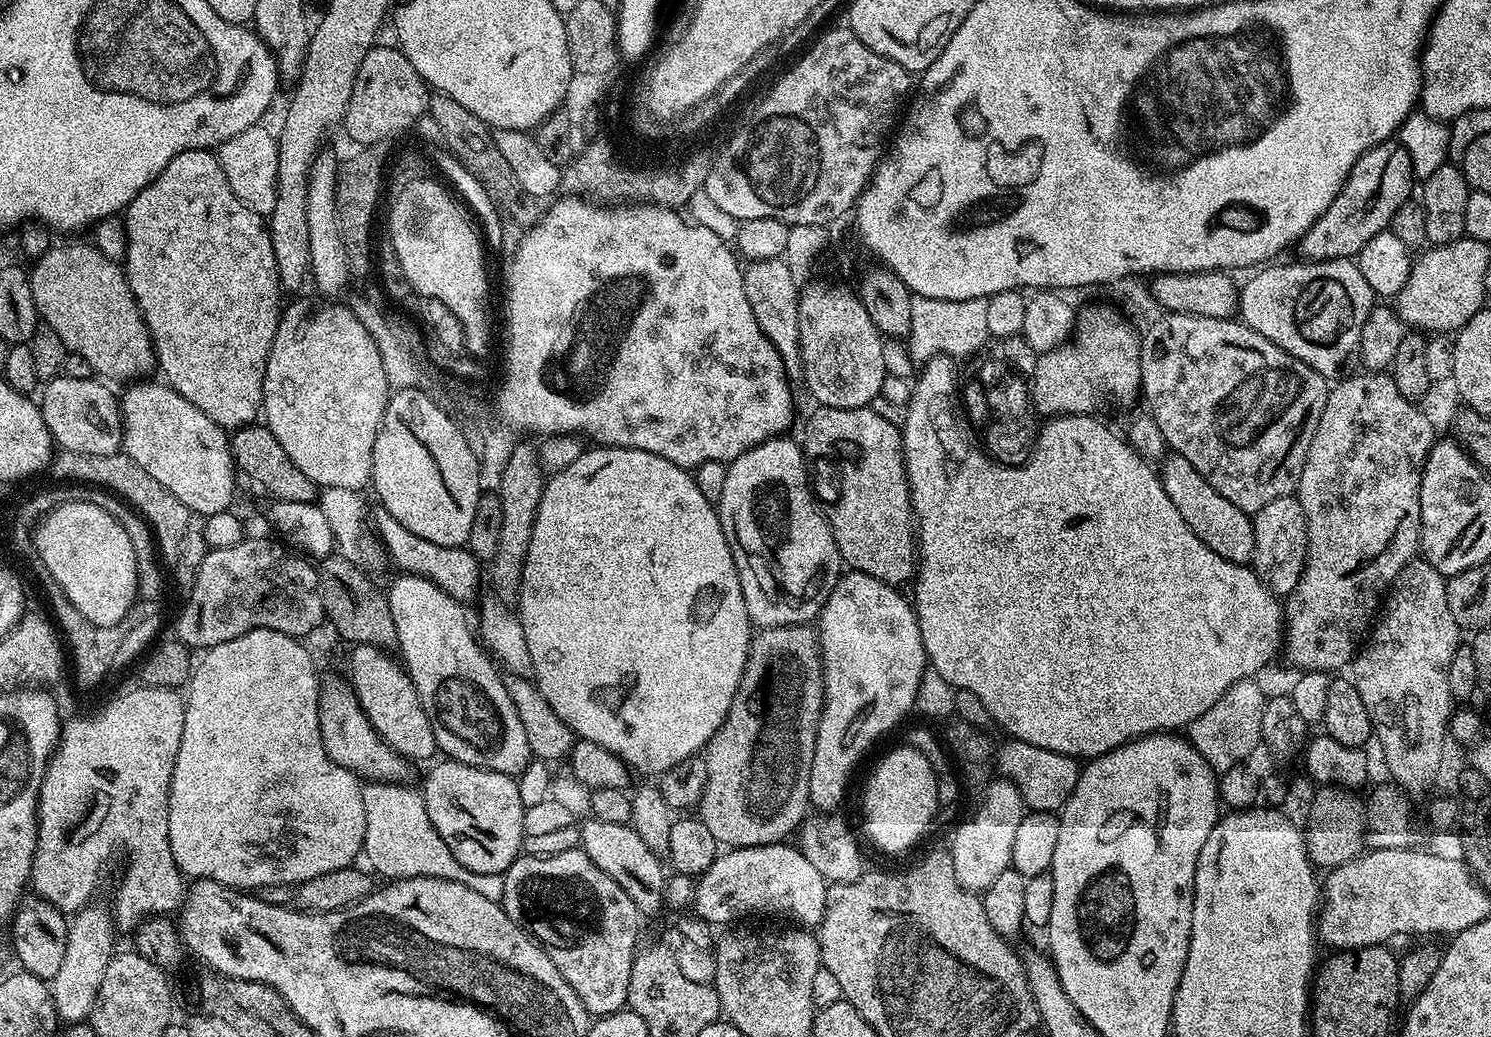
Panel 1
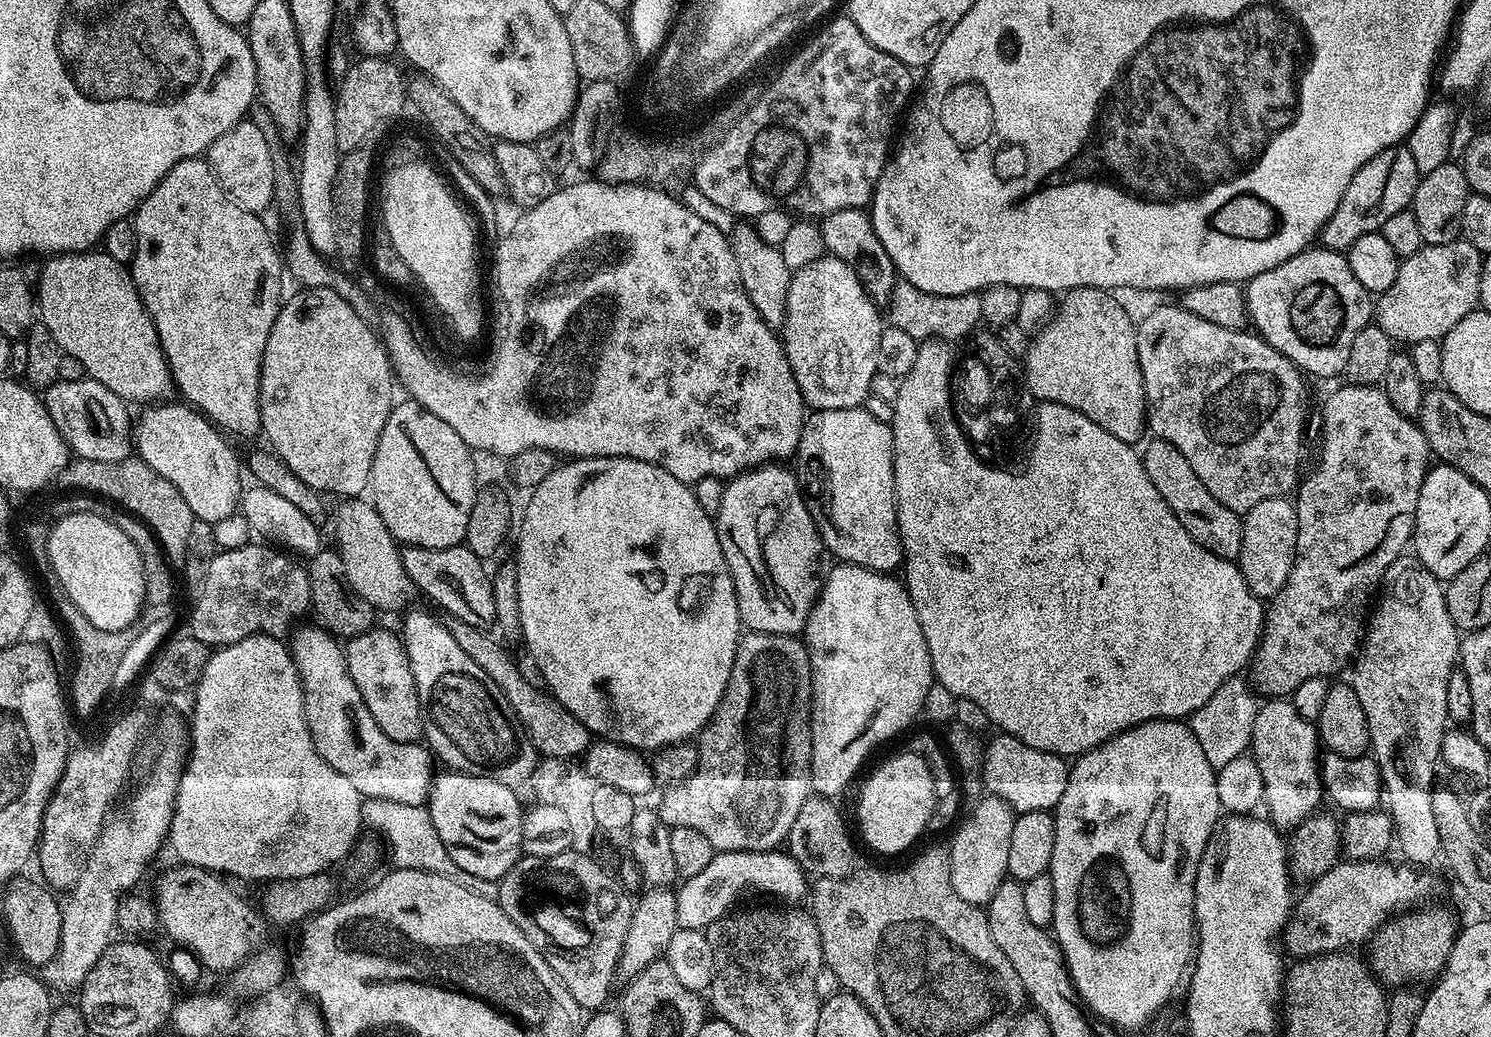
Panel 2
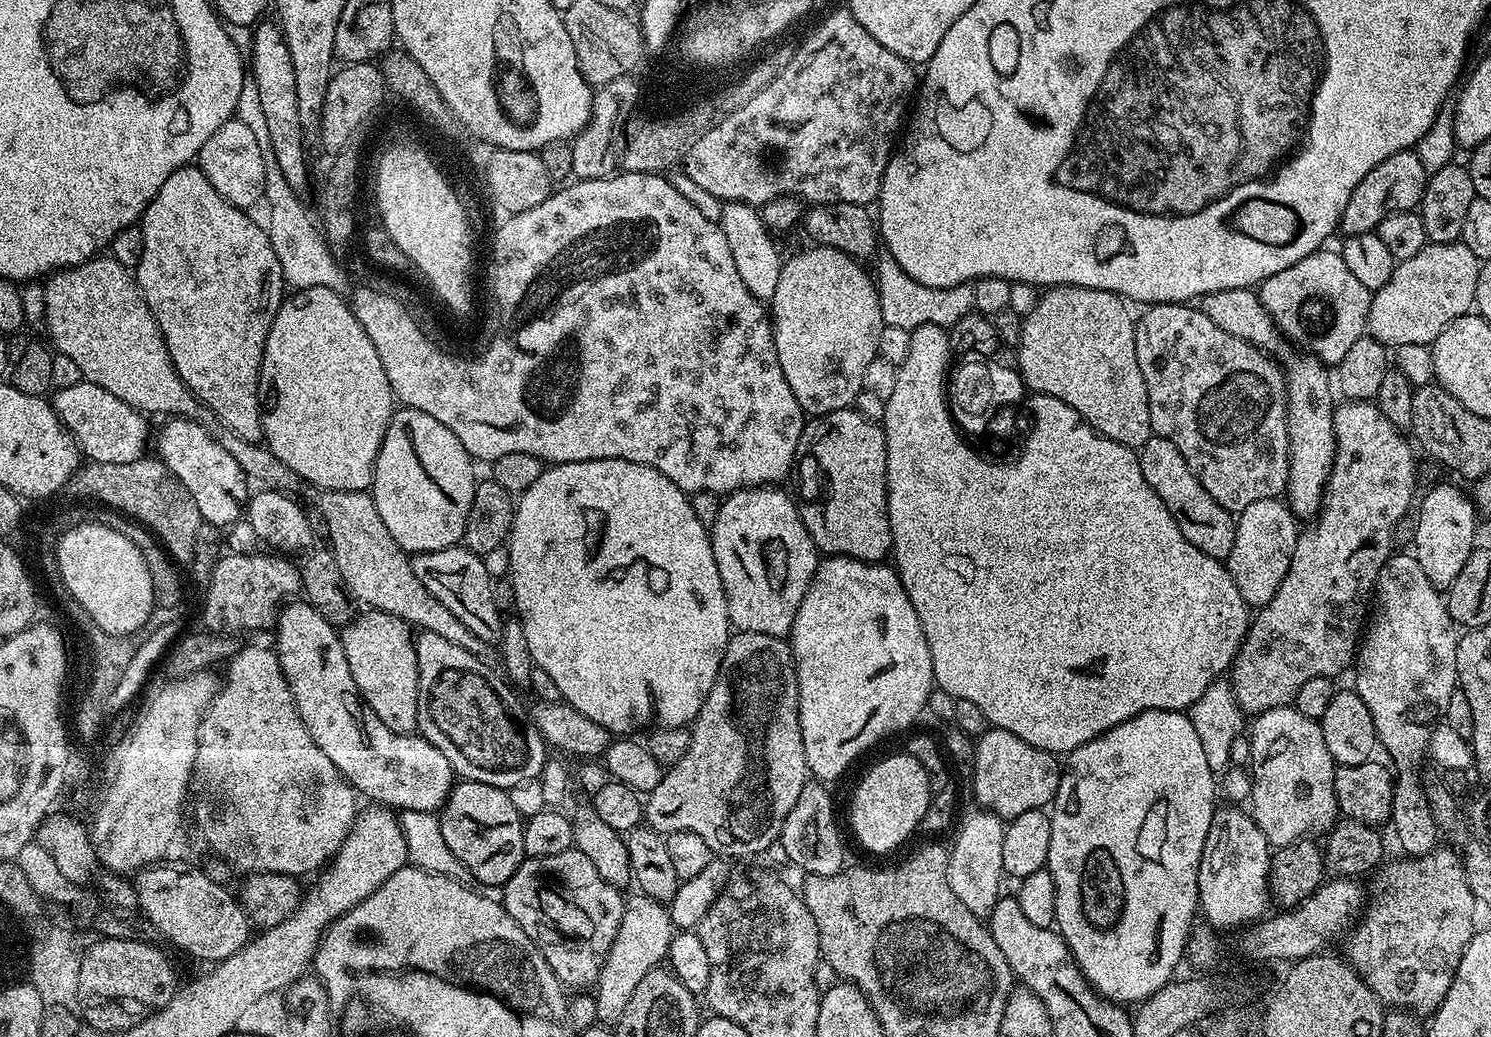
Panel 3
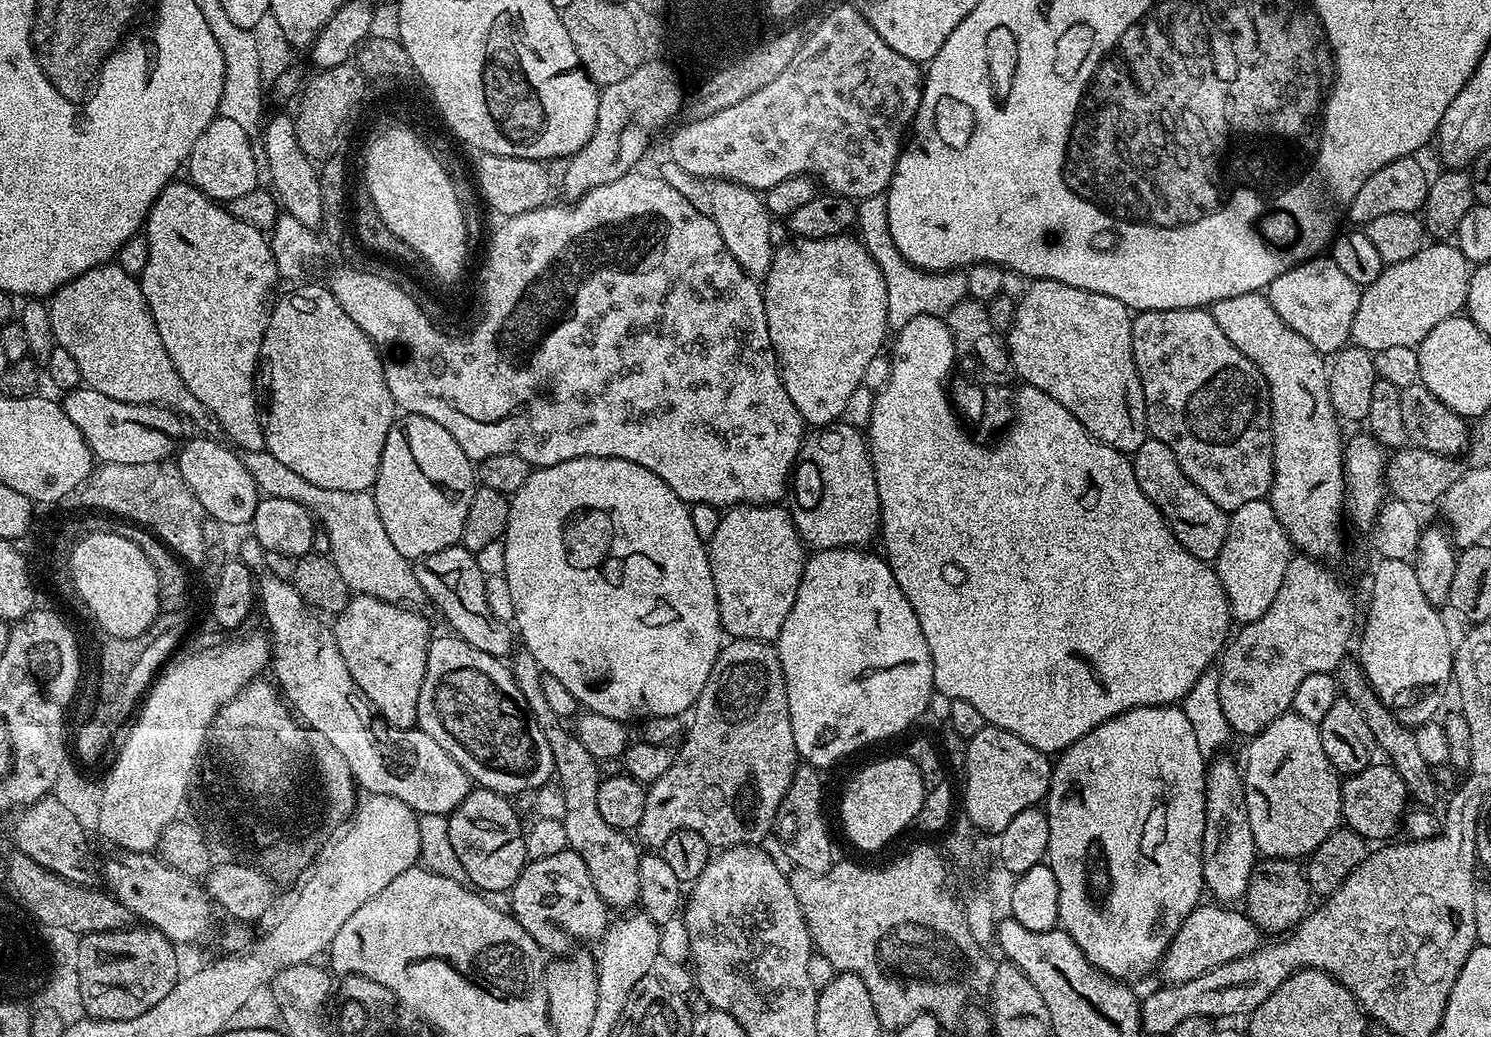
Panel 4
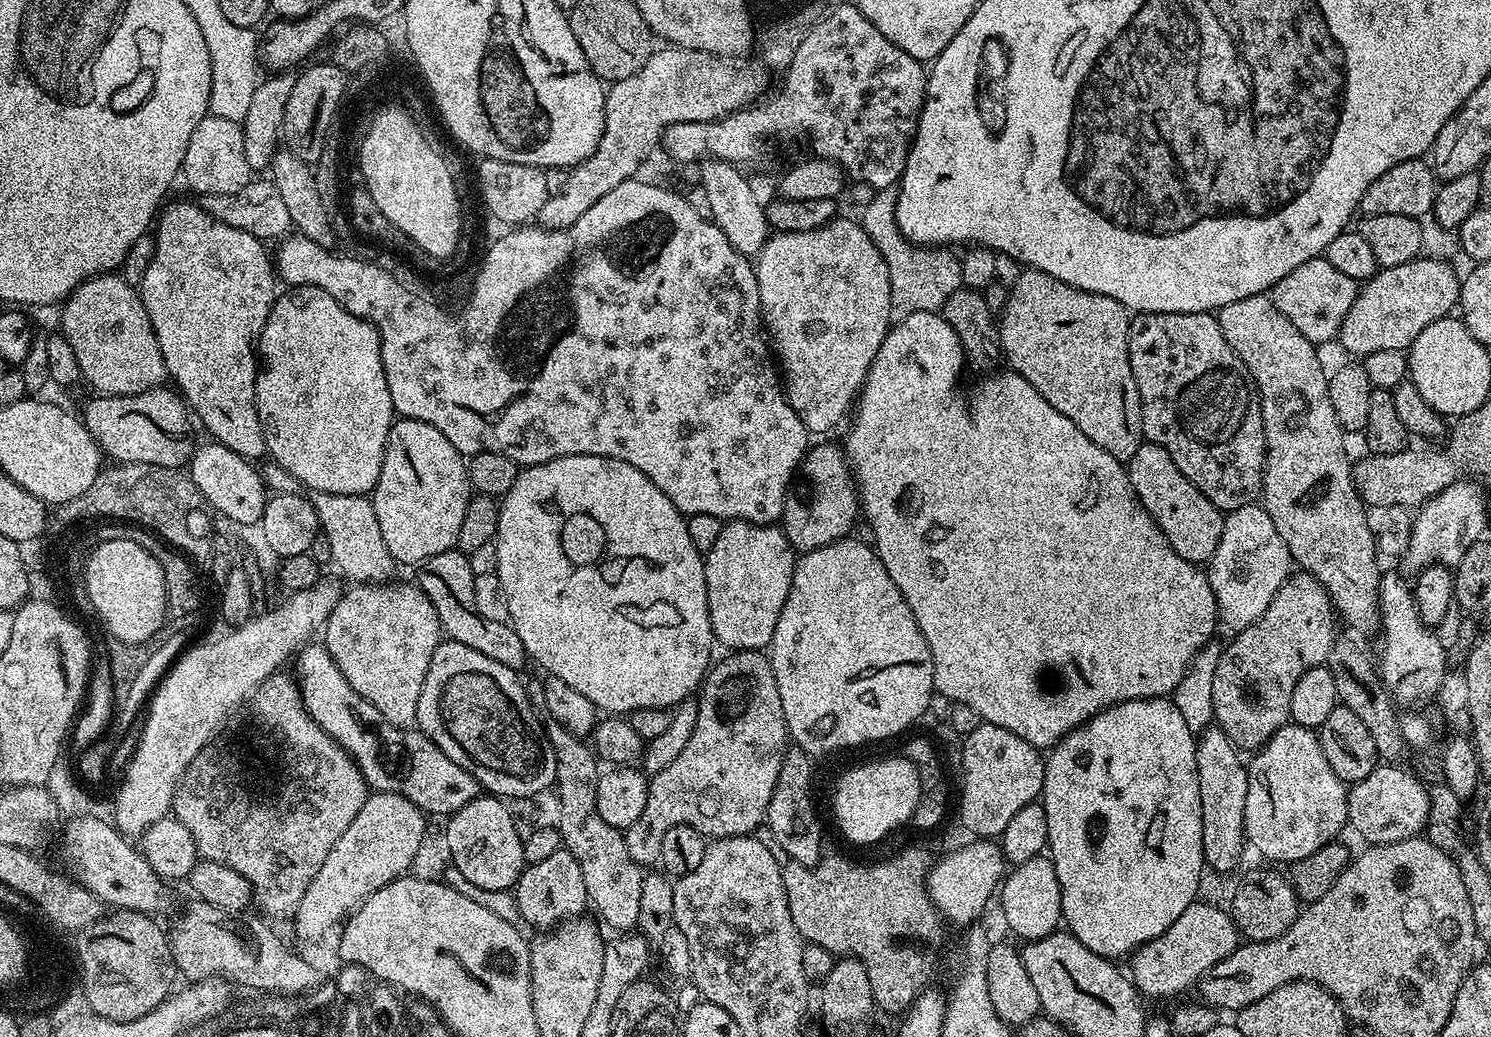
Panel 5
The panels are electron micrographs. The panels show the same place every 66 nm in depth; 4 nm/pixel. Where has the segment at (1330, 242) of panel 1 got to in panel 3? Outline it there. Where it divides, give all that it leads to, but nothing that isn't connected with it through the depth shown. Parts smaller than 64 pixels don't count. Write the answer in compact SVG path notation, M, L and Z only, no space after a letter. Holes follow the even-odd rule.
M1416 150L1390 154L1386 162L1378 162L1378 166L1374 166L1374 170L1370 170L1370 174L1366 174L1366 178L1358 182L1350 202L1346 202L1346 210L1340 219L1339 231L1344 236L1375 232L1382 218L1395 212L1413 211L1420 203L1429 175L1430 173L1423 168Z

